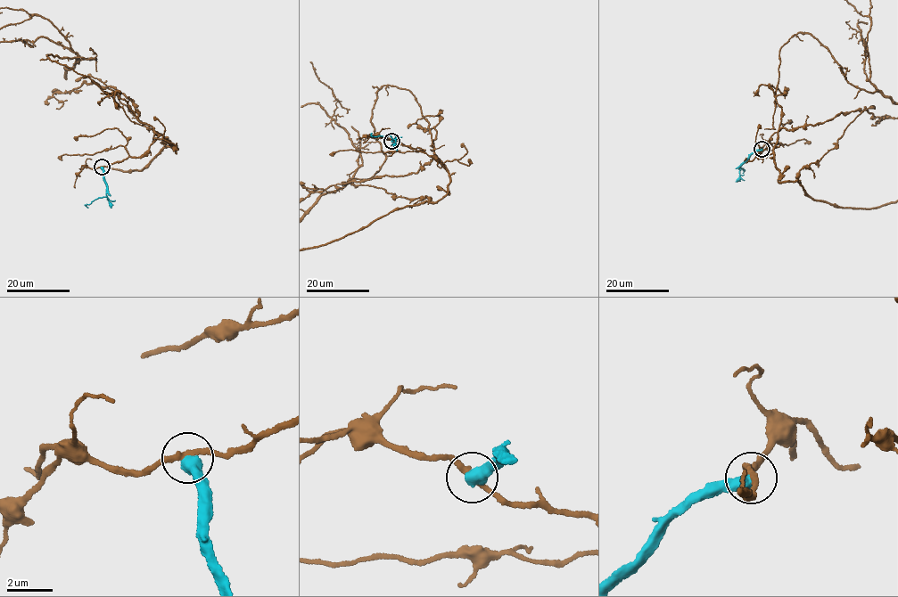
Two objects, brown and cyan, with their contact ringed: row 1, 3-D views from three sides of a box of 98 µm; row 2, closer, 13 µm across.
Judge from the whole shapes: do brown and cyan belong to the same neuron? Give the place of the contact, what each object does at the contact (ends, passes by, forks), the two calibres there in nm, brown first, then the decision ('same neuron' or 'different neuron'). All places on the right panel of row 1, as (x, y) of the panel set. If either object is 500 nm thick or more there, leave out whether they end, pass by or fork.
at (762, 149); 240 nm thick on the brown side, 600 nm on the other; different neuron

